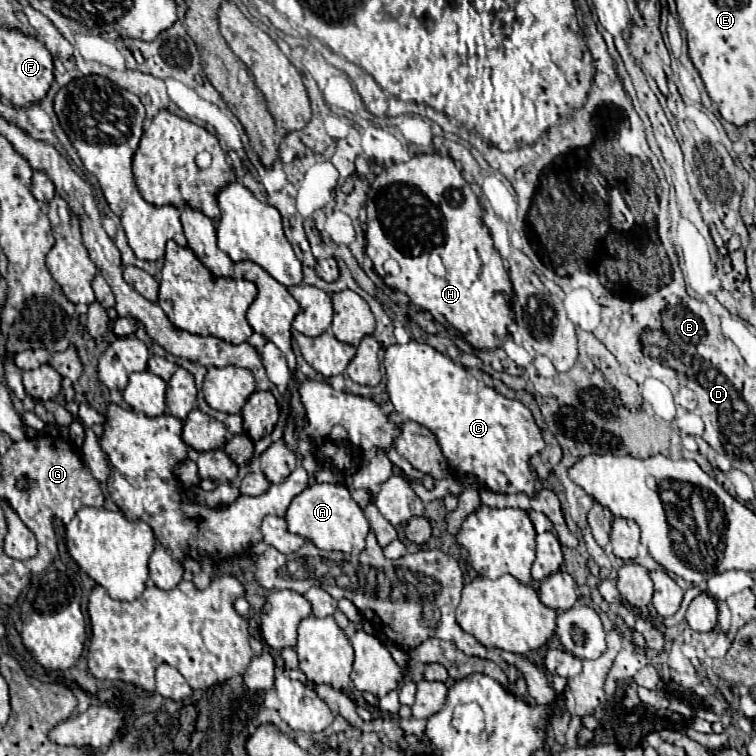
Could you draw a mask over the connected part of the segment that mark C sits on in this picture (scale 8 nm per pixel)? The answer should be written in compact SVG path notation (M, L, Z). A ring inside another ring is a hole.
M410 340L408 344L388 346L384 356L384 368L388 378L388 396L396 412L406 420L430 428L438 436L442 454L448 460L448 466L456 472L454 476L474 474L476 480L490 490L504 494L524 492L528 496L534 496L534 476L530 470L530 458L544 448L544 440L530 410L520 400L510 400L498 394L494 388L484 386L464 366L454 364L448 356L416 340Z

